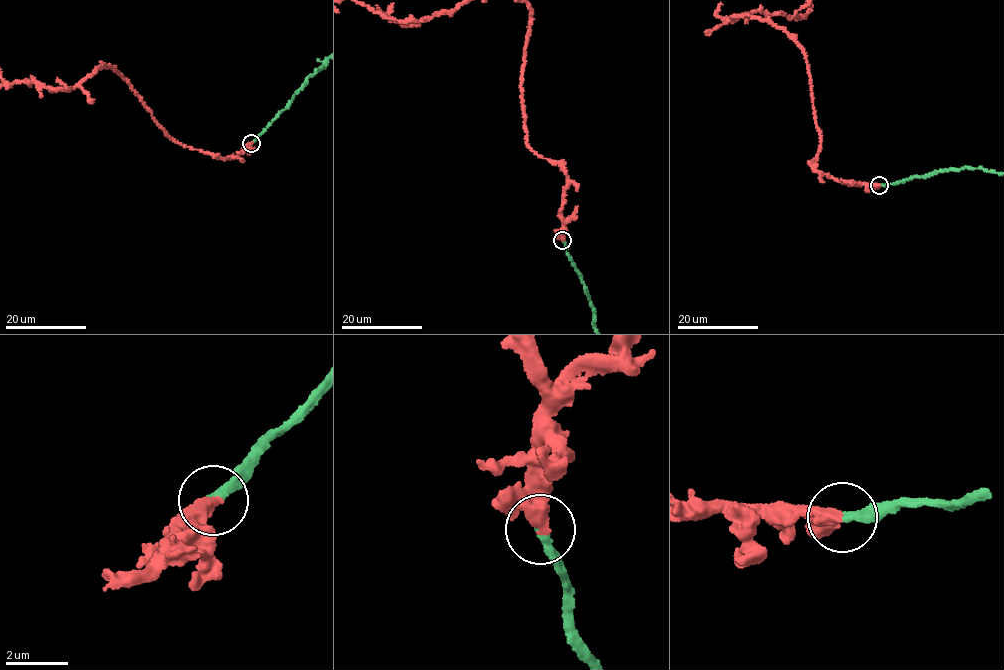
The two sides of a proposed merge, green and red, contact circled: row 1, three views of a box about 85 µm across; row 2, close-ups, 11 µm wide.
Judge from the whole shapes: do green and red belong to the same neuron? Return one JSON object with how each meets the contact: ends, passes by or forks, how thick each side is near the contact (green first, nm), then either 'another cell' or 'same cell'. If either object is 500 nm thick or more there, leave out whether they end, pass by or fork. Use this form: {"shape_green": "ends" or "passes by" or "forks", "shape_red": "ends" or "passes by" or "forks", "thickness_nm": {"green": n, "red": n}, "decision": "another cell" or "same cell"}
{"shape_green": "ends", "shape_red": "ends", "thickness_nm": {"green": 240, "red": 480}, "decision": "same cell"}

